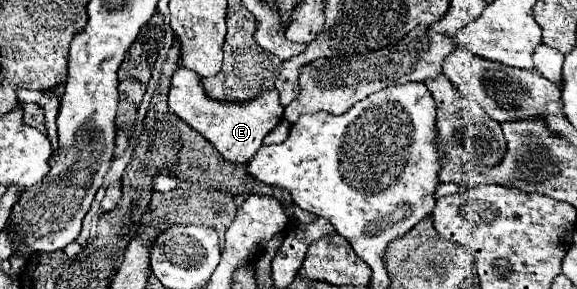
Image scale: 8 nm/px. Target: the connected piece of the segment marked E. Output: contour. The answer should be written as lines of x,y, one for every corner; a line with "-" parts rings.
183,65
173,73
171,89
169,89
169,109
189,123
195,131
199,131
219,153
223,159
233,163
247,163
263,145
263,137
283,119
283,107
279,103
279,93
275,89
267,89
249,101
217,101
207,97
201,77

